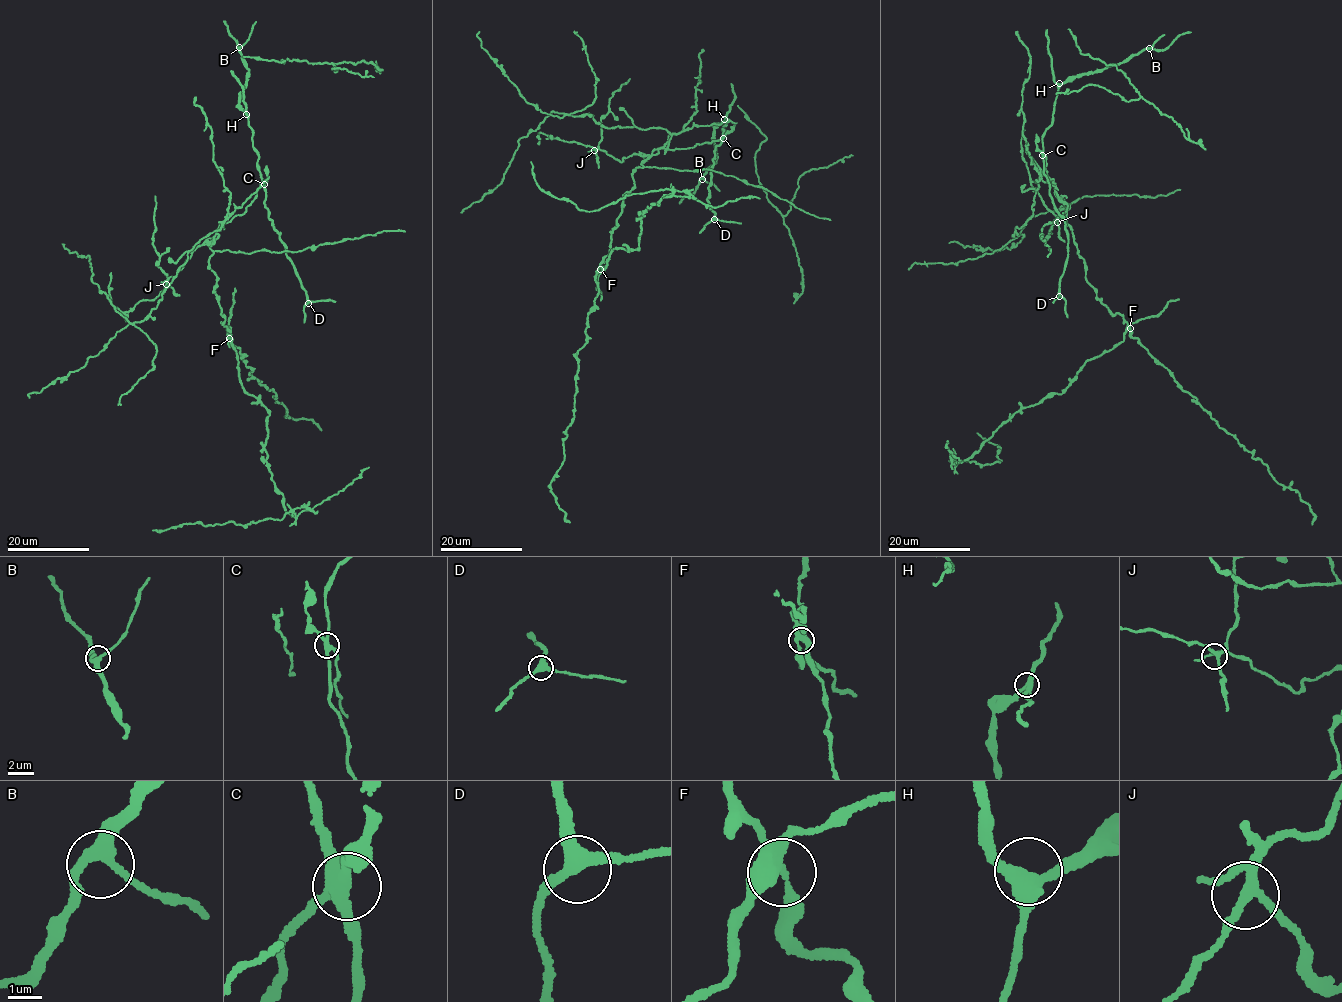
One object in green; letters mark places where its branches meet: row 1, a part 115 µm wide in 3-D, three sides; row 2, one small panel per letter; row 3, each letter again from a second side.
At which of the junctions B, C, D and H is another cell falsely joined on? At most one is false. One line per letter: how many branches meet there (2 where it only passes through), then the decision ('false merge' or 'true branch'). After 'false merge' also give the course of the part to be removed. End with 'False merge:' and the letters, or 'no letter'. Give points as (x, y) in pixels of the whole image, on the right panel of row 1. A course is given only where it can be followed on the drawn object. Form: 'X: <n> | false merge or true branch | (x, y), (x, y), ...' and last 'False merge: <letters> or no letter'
B: 3 | true branch
C: 4 | false merge | (1043, 155), (1088, 284), (1128, 326), (1060, 393), (1020, 408), (955, 464), (1001, 460), (1001, 448), (977, 432)
D: 3 | true branch
H: 3 | true branch
False merge: C

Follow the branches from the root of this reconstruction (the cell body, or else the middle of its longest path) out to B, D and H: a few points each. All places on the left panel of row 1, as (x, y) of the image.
B: (215, 275), (208, 265), (215, 231), (245, 212), (262, 185), (252, 128), (239, 103), (249, 71), (239, 47)
D: (215, 275), (208, 265), (213, 252), (209, 245), (215, 231), (245, 212), (263, 186), (268, 218), (308, 303)
H: (215, 275), (208, 265), (213, 252), (209, 245), (215, 231), (245, 212), (262, 185), (246, 114)

